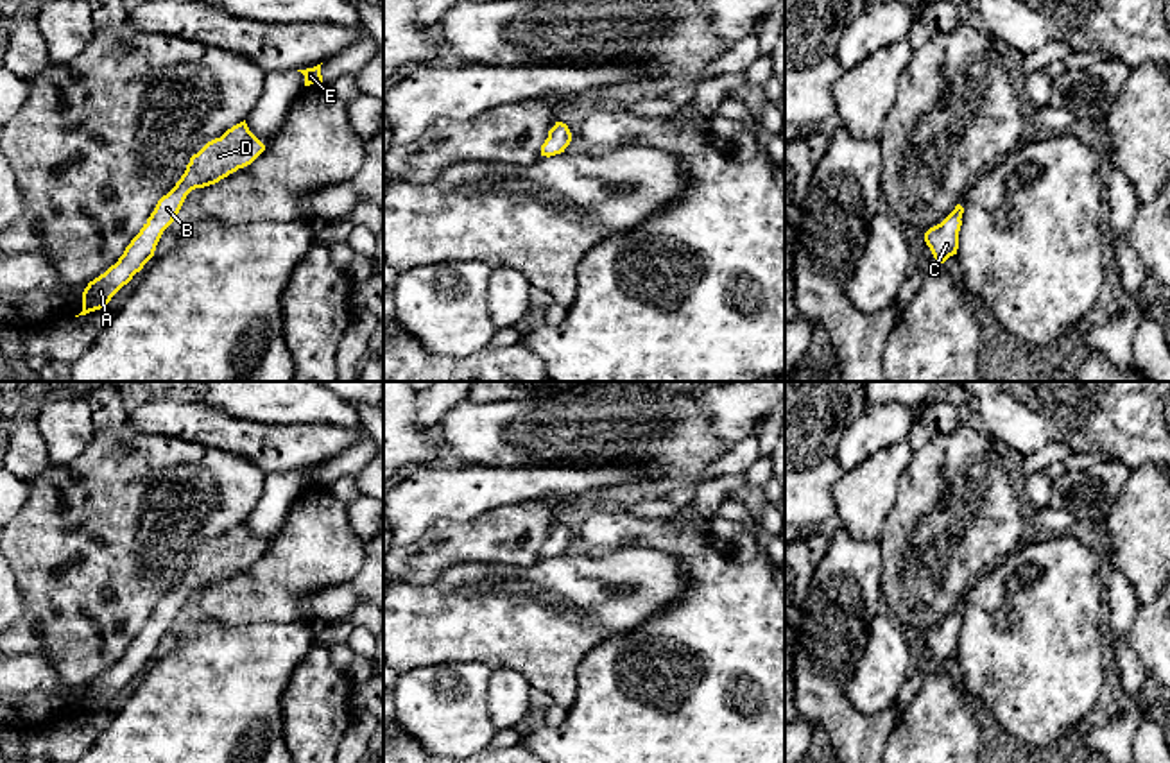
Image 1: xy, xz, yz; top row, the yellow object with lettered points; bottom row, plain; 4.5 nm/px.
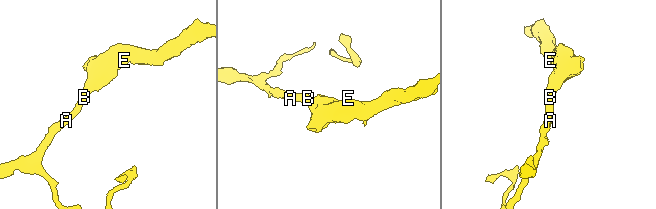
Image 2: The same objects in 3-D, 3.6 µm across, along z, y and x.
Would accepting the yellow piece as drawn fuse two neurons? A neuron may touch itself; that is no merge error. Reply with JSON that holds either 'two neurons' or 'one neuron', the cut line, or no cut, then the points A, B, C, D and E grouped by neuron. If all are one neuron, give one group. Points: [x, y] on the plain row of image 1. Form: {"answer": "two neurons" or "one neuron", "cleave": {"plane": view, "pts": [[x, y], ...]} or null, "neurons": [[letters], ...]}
{"answer": "one neuron", "cleave": null, "neurons": [["A", "B", "C", "D", "E"]]}

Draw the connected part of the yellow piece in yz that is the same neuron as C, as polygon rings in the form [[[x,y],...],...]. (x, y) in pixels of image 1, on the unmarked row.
[[[957,605],[955,611],[941,625],[930,629],[925,634],[925,643],[937,664],[944,664],[950,657],[957,656],[962,614],[964,609]]]

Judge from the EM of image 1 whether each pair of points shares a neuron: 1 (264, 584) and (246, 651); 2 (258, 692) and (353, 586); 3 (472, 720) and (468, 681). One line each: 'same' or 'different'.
1: different
2: different
3: same

